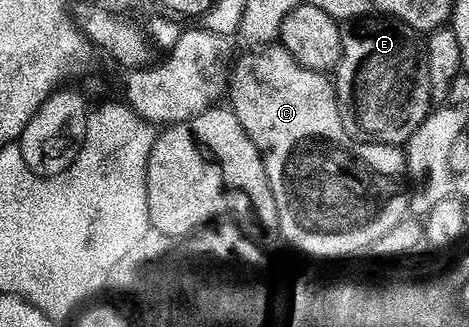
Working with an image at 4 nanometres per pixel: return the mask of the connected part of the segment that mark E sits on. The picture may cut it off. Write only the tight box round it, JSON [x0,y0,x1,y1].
[335,18,434,145]

